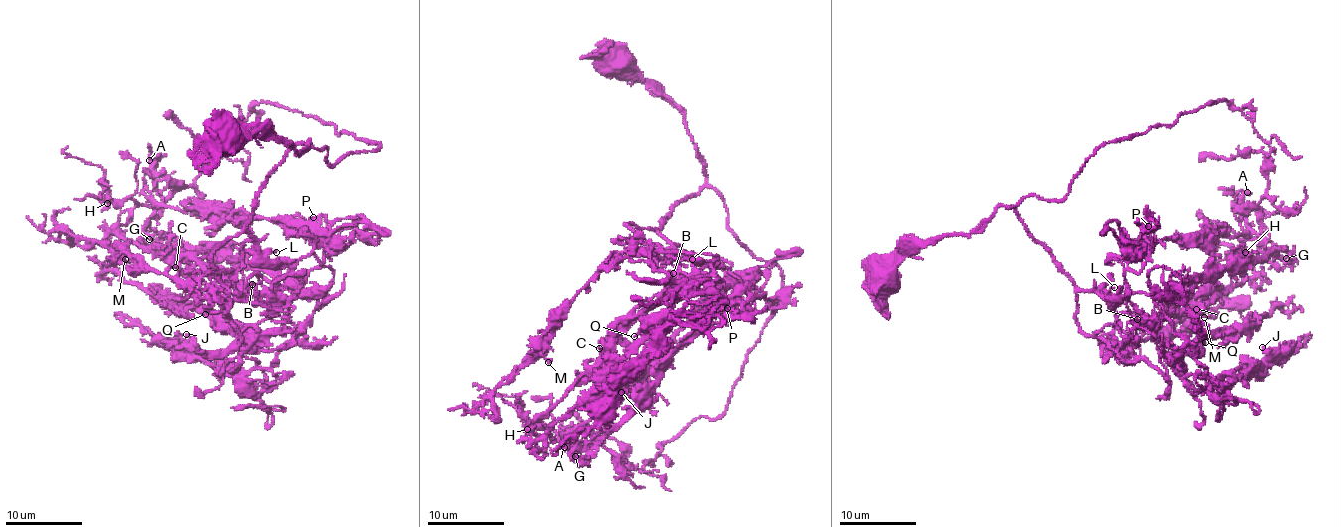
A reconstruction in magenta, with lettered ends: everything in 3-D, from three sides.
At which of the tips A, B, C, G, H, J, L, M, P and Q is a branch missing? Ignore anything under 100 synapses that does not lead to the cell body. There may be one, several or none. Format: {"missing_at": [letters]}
{"missing_at": []}

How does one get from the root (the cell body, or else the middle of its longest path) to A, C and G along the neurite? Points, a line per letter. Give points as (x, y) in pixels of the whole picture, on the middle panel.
A: (616, 60), (678, 107), (705, 166), (705, 185), (673, 206), (658, 232), (729, 273), (703, 311), (564, 447)
C: (616, 60), (683, 116), (705, 185), (673, 206), (658, 232), (722, 285), (674, 282), (599, 348)
G: (616, 60), (678, 107), (705, 166), (705, 185), (658, 232), (729, 273), (573, 433), (584, 460), (575, 456)

